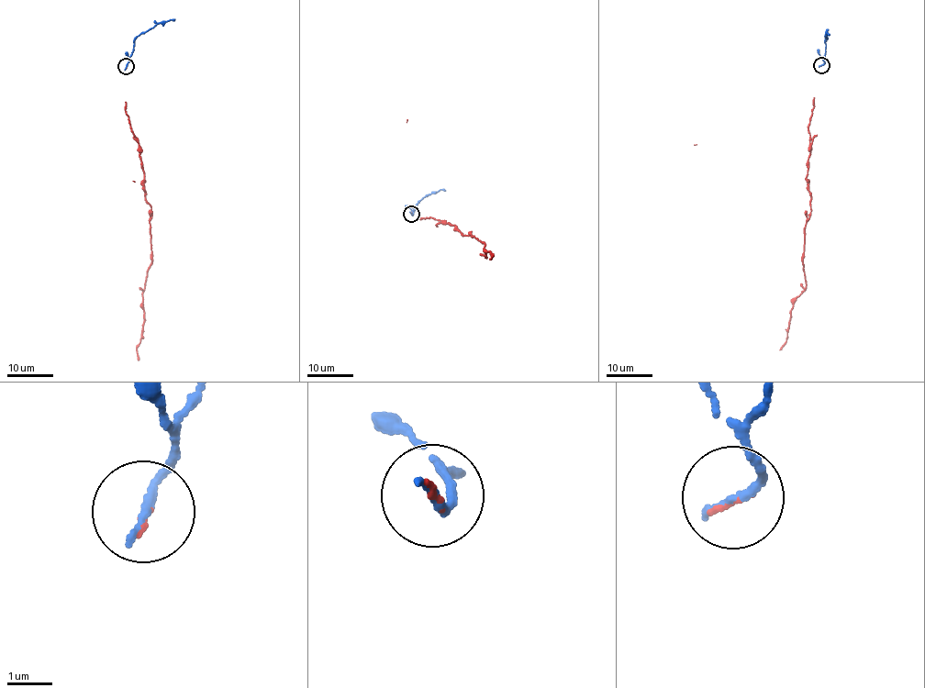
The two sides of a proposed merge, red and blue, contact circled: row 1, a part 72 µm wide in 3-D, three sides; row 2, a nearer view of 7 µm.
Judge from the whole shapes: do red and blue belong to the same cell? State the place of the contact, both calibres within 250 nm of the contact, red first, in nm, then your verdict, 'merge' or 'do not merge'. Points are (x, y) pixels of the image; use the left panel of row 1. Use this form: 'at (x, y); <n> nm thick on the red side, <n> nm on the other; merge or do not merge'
at (126, 66); 90 nm thick on the red side, 200 nm on the other; merge

